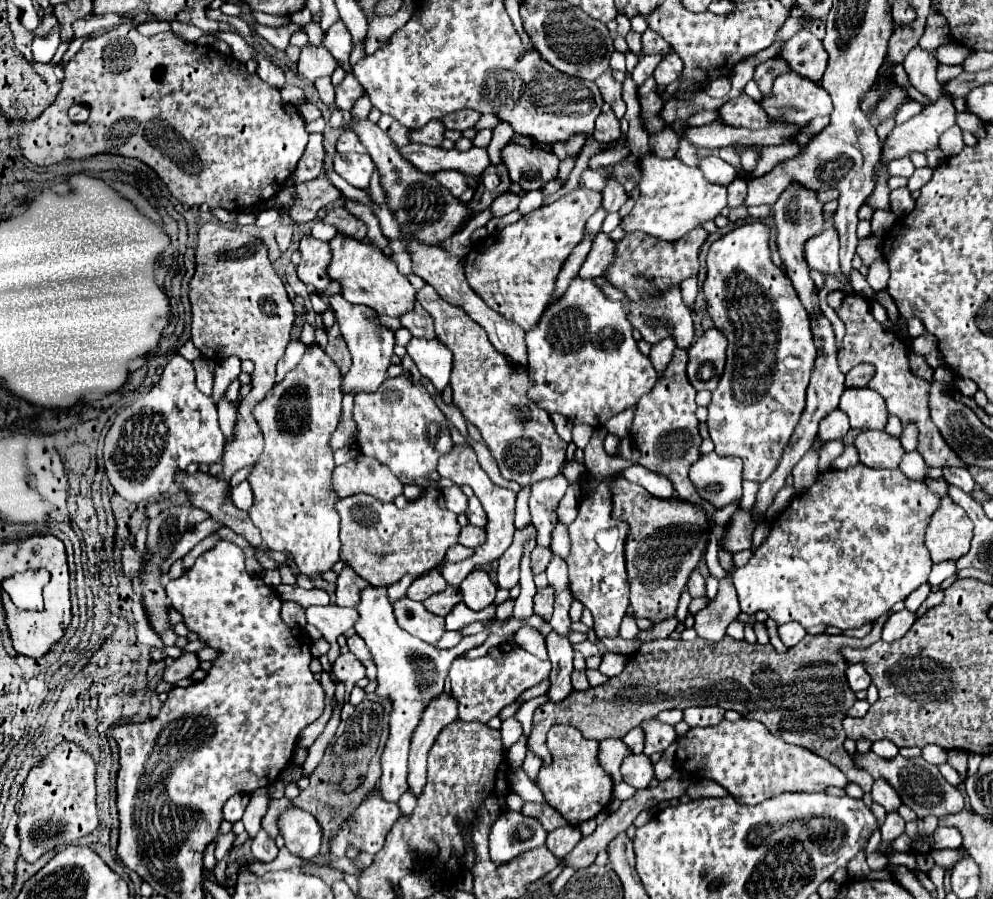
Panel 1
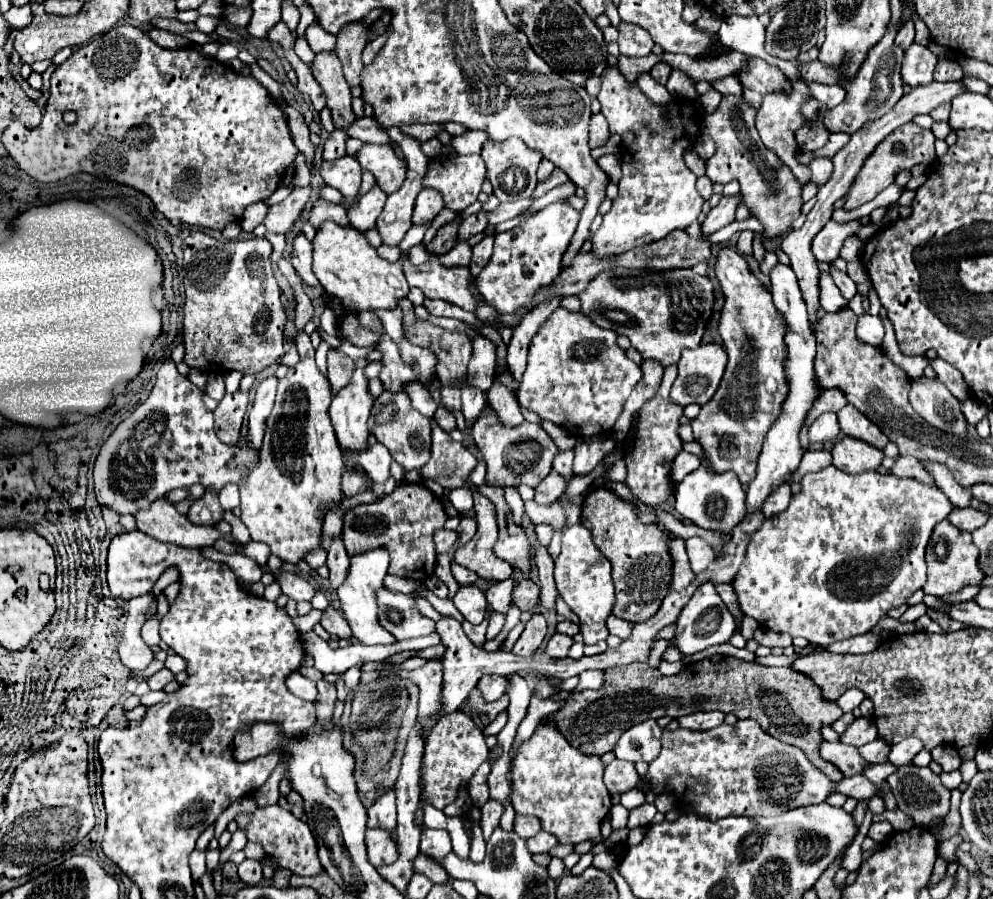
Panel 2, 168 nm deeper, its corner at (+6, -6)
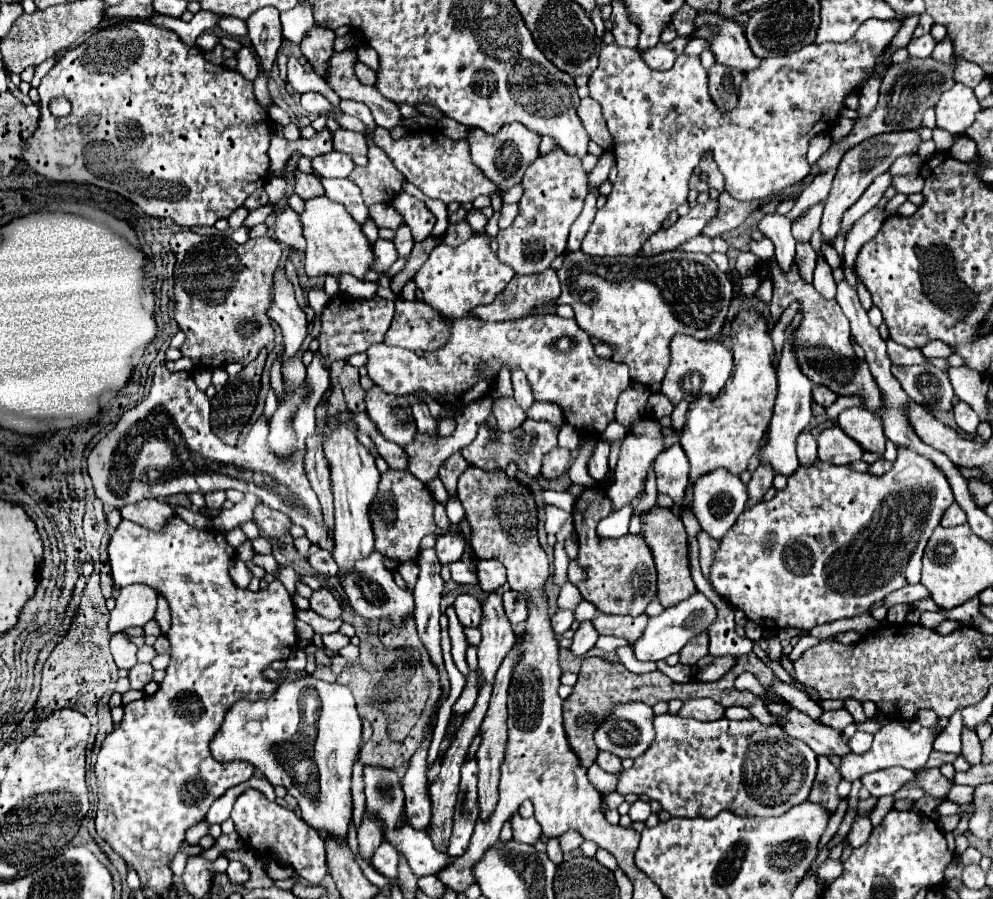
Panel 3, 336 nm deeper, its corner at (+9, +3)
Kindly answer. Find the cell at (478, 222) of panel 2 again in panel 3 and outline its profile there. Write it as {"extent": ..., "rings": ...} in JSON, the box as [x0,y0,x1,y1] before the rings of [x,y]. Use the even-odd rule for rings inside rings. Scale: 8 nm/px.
{"extent":[443,220,473,248],"rings":[[[463,220],[463,222],[453,224],[453,226],[447,228],[445,238],[443,238],[443,244],[451,246],[451,248],[457,248],[457,246],[461,246],[465,240],[469,240],[471,236],[473,236],[473,230],[471,230],[471,226]]]}

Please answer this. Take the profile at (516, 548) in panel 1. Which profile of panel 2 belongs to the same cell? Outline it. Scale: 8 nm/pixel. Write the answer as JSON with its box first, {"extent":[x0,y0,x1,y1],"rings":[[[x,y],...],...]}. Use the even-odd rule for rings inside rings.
{"extent":[486,579,514,613],"rings":[[[504,579],[490,585],[490,589],[486,591],[486,599],[494,611],[500,611],[500,613],[508,611],[508,605],[512,599],[512,587],[514,587],[512,579]]]}

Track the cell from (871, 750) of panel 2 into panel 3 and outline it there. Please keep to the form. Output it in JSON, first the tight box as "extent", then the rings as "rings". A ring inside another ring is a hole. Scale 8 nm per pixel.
{"extent":[847,732,873,754],"rings":[[[855,732],[855,736],[847,742],[851,752],[855,754],[863,754],[871,748],[871,742],[873,742],[873,734],[867,734],[867,732]]]}

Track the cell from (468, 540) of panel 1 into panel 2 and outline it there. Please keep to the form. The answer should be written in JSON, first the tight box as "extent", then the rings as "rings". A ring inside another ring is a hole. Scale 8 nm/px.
{"extent":[434,529,458,553],"rings":[[[440,529],[434,535],[434,543],[436,543],[436,551],[438,553],[448,553],[458,543],[458,533],[456,531],[448,531],[448,529]]]}

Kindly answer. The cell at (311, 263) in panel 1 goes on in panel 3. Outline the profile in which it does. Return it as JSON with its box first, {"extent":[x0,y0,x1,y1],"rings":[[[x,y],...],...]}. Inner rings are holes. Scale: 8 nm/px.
{"extent":[275,206,305,250],"rings":[[[287,206],[283,212],[277,214],[275,236],[279,242],[283,242],[295,250],[305,250],[305,238],[301,234],[301,222],[299,222],[299,216],[293,208]]]}

